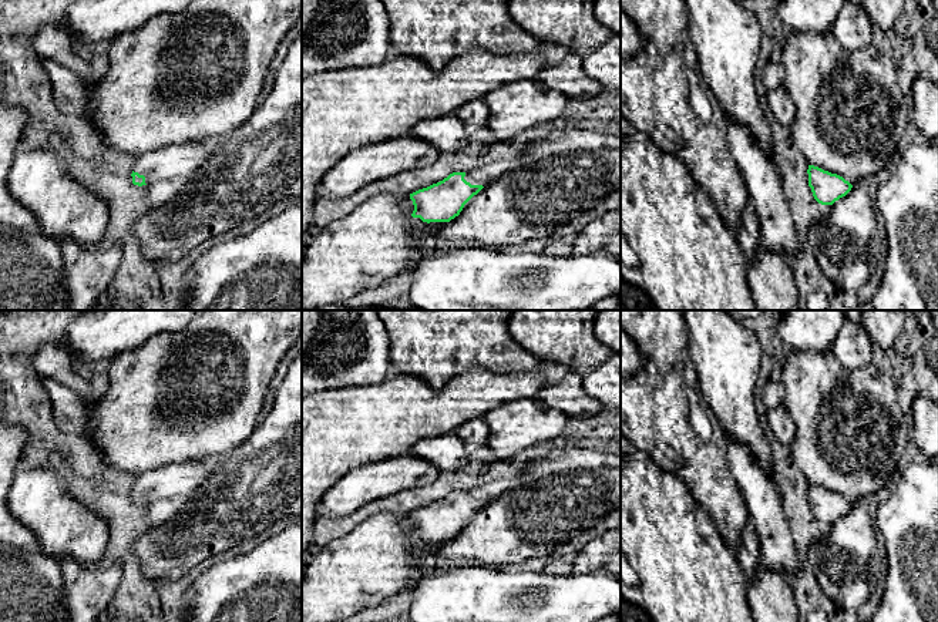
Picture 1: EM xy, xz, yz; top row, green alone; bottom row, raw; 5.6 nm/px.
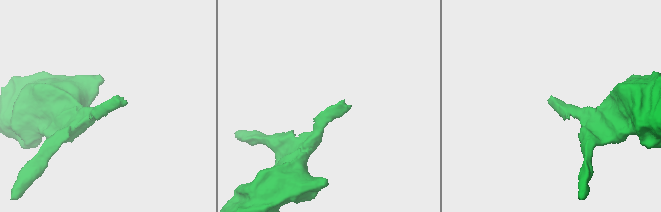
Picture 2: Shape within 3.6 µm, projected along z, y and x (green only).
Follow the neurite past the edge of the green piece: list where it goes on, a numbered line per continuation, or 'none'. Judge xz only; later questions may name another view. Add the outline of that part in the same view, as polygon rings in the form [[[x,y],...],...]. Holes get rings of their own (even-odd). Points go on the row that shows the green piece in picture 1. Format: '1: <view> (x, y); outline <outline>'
1: xz (484, 182); outline [[[467,171],[467,172],[465,172],[464,179],[465,179],[467,182],[470,182],[471,185],[483,185],[483,186],[487,186],[487,185],[491,182],[491,181],[488,181],[488,179],[474,179],[474,178],[471,176],[471,171]]]

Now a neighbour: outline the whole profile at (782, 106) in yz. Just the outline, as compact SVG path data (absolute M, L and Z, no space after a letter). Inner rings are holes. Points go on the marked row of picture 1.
M783 85L767 91L767 102L774 118L783 125L791 125L796 115L796 107Z

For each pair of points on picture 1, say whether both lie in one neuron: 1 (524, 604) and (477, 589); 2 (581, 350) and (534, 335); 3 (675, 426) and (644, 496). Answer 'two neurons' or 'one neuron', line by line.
1: one neuron
2: one neuron
3: two neurons

